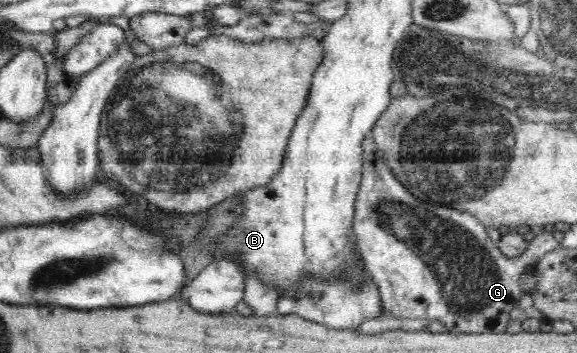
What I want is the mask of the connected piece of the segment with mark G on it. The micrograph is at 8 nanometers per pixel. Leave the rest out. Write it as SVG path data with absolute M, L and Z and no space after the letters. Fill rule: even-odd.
M368 135L364 137L363 143L363 175L359 186L359 191L355 200L355 217L353 220L353 232L357 236L357 248L361 254L362 262L366 266L366 271L370 273L370 277L378 286L380 292L381 302L386 312L390 313L394 318L404 319L427 319L428 321L438 321L442 323L447 332L454 334L482 334L482 333L504 333L509 324L510 312L518 307L521 296L521 277L525 274L526 266L534 266L543 258L548 252L553 252L561 248L561 243L554 238L554 234L544 231L535 236L528 244L527 252L524 255L518 256L517 259L504 256L499 250L496 243L490 238L487 233L487 228L476 220L475 216L456 210L450 206L440 206L435 203L422 202L416 197L412 198L412 194L404 185L395 177L391 168L384 162L383 154L380 148L376 146L374 139Z

